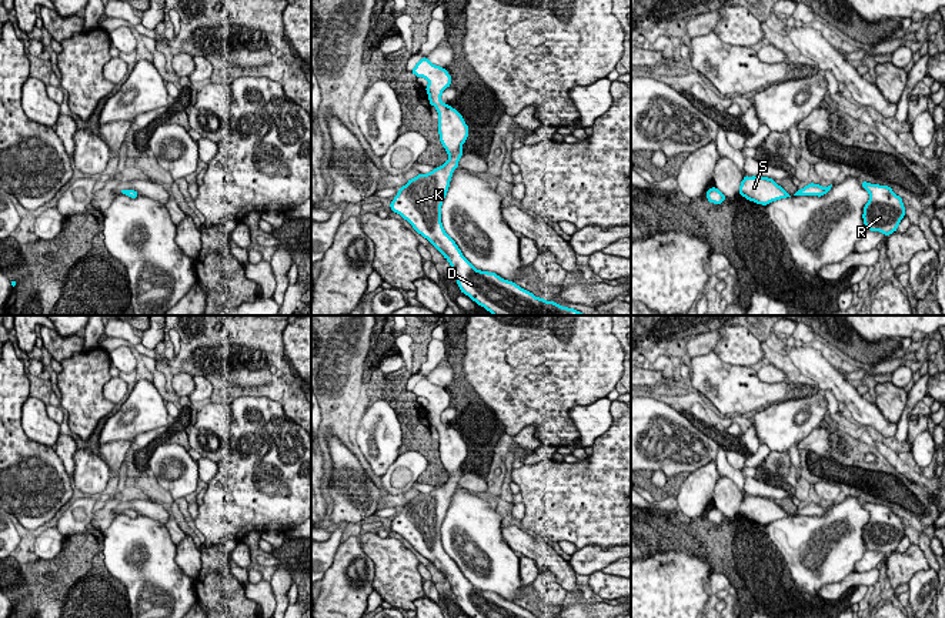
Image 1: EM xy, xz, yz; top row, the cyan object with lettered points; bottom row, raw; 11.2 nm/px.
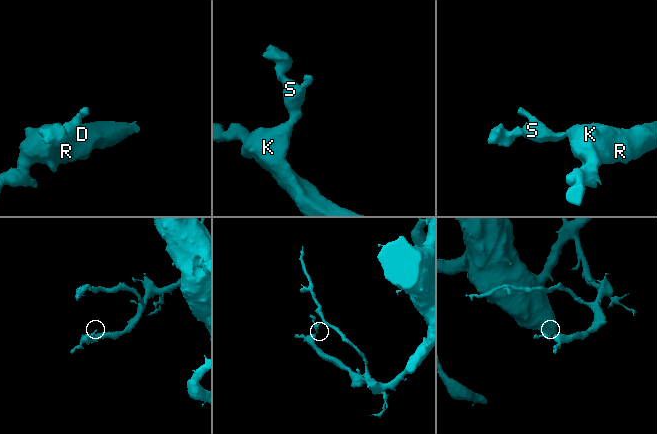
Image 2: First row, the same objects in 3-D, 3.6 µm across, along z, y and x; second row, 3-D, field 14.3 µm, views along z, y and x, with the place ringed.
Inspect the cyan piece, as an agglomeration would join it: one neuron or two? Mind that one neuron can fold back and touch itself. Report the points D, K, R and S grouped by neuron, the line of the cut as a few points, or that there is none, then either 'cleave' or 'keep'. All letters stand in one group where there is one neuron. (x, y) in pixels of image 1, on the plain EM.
D K R S; no cut; keep

